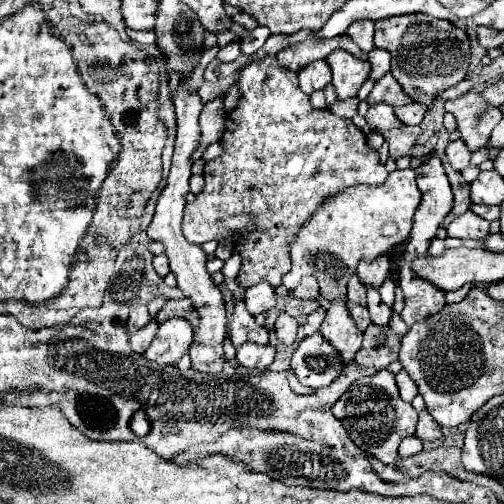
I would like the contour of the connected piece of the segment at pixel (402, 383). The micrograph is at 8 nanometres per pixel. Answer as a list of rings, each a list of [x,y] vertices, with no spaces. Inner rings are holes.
[[[401,369],[397,373],[397,386],[399,393],[401,393],[401,399],[405,399],[405,401],[411,401],[418,394],[418,387],[415,385],[415,381],[409,377],[409,373],[405,369]]]

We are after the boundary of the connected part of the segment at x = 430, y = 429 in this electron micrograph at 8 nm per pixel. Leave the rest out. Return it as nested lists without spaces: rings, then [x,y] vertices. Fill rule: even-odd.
[[[423,411],[419,415],[419,423],[417,423],[417,433],[415,433],[421,441],[437,441],[443,437],[441,427],[437,423],[433,423],[429,411]]]

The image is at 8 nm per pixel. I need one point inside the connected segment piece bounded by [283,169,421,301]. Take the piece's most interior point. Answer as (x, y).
(364, 222)

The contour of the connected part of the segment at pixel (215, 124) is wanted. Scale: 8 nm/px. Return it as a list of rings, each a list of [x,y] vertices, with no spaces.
[[[215,97],[209,101],[201,115],[199,115],[199,127],[201,127],[201,139],[199,145],[207,147],[211,143],[217,143],[221,139],[223,131],[223,121],[225,121],[225,111],[223,111],[223,97]]]

